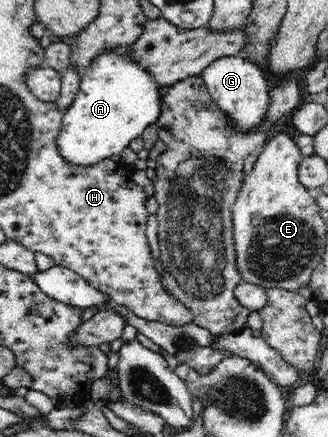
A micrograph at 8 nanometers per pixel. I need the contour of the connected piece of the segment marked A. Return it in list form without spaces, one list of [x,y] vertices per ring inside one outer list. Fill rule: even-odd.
[[[128,47],[105,51],[81,71],[78,94],[62,115],[58,137],[54,139],[66,163],[86,167],[118,155],[158,119],[161,88],[154,83],[150,72],[130,60],[128,53]]]

